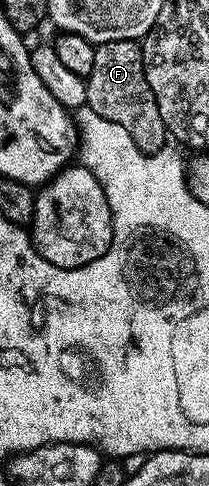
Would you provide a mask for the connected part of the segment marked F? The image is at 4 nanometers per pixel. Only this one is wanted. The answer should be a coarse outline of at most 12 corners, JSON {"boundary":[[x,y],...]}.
{"boundary":[[138,41],[98,43],[86,109],[141,152],[168,145]]}

